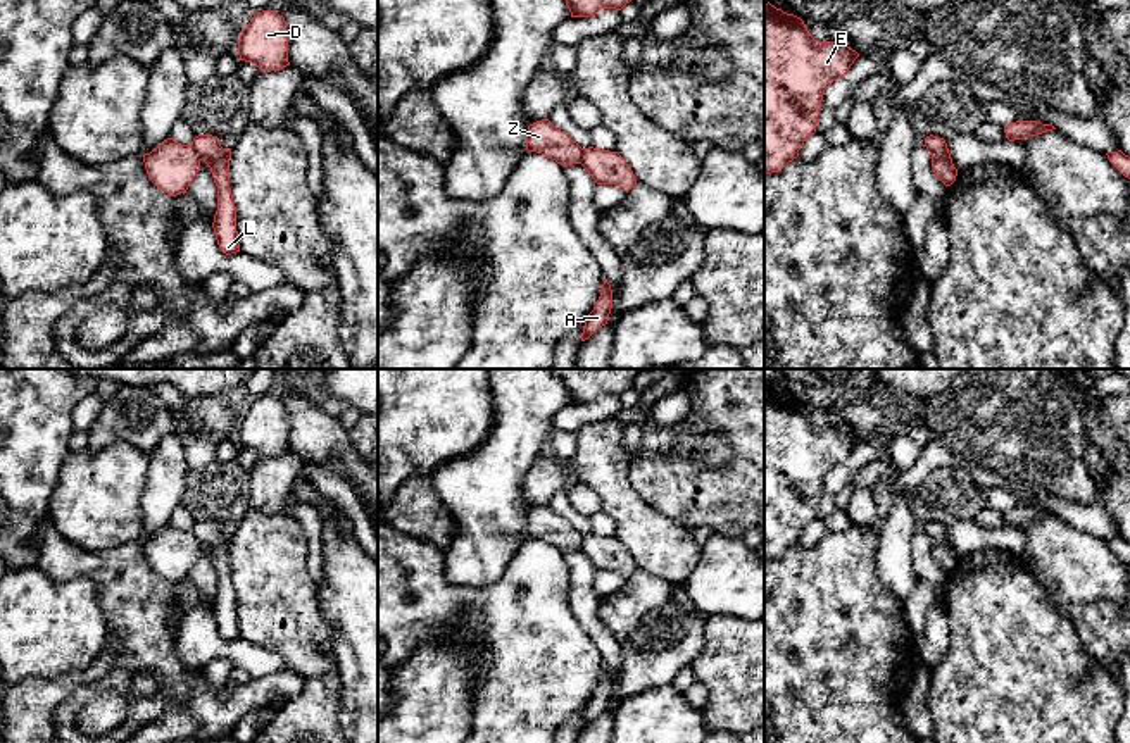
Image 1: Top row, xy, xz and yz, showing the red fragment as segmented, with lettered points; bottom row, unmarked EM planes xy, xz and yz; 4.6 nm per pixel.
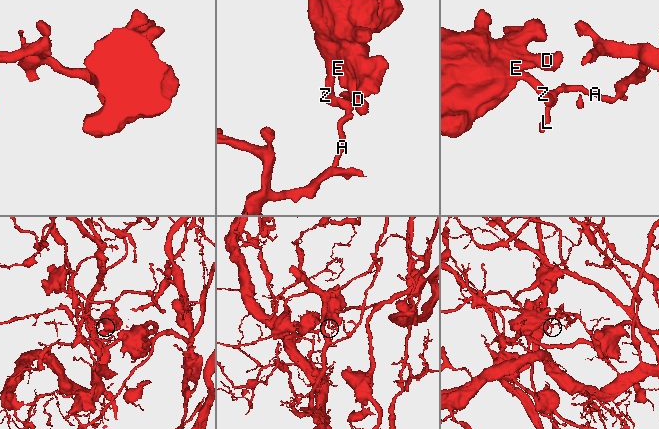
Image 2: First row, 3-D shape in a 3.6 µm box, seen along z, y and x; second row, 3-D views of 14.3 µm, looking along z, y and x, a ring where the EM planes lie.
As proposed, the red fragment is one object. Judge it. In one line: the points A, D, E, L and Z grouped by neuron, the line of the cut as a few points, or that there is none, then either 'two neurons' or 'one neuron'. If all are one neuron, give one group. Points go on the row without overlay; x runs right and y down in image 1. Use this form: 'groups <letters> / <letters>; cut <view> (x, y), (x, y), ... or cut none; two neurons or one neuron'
groups A L / D E Z; cut yz (932, 540), (951, 550); two neurons

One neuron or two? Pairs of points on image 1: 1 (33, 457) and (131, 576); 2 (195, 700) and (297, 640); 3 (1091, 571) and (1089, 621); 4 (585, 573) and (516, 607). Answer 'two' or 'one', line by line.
1: two
2: two
3: two
4: two

